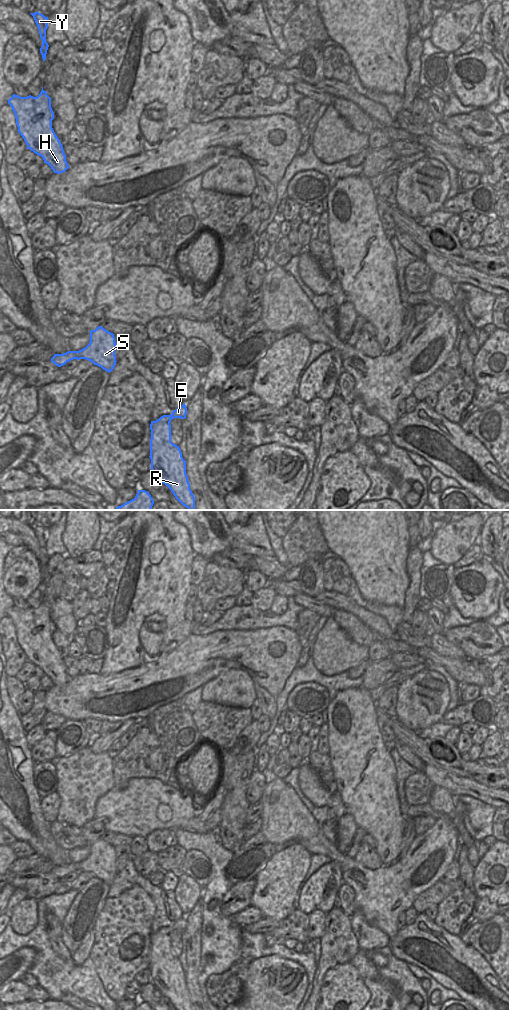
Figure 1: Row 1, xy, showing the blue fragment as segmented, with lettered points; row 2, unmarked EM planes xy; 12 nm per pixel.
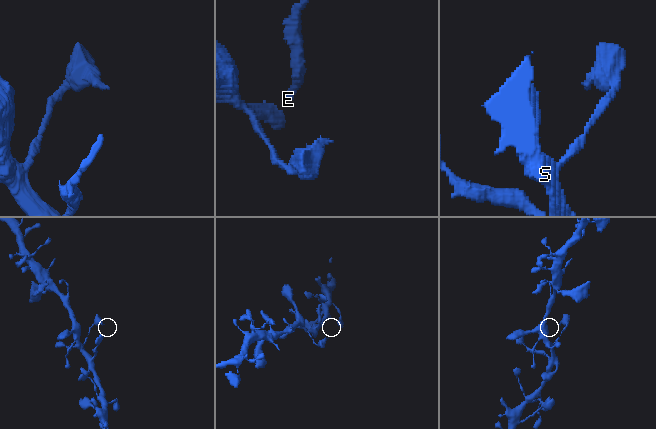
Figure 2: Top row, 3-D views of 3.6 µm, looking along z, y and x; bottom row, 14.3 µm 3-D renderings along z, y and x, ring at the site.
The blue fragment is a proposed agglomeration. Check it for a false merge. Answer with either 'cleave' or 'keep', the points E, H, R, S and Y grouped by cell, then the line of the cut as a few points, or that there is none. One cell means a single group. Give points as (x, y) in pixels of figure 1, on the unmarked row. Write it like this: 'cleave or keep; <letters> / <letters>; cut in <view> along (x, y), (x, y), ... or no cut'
cleave; E / H R S Y; cut in xy along (171, 926), (172, 930)

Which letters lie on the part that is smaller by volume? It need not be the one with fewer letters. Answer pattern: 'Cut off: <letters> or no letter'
Cut off: E

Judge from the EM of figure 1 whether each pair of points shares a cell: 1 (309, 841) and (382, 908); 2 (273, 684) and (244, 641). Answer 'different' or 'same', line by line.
1: same
2: same

